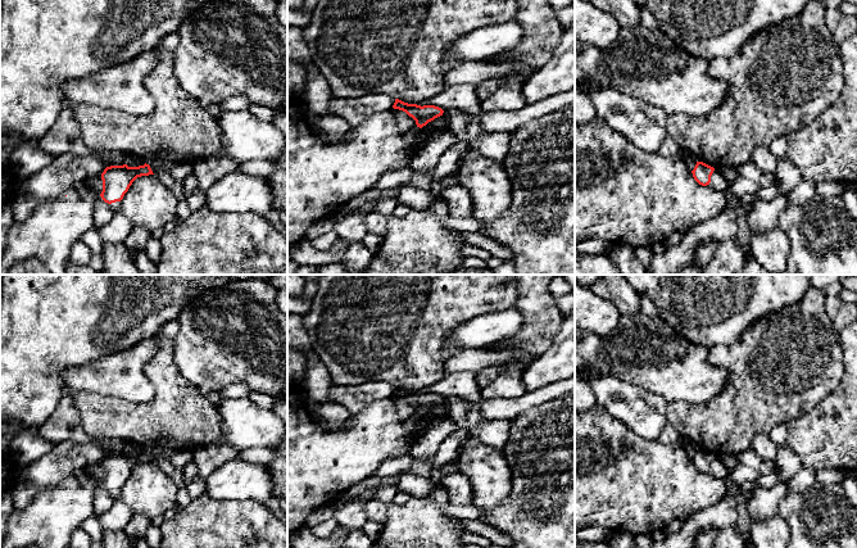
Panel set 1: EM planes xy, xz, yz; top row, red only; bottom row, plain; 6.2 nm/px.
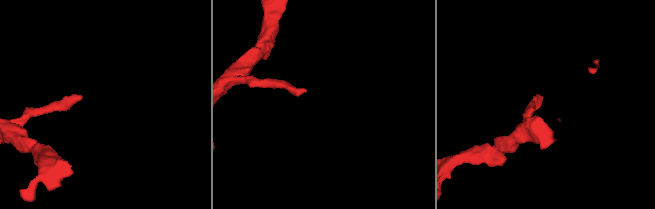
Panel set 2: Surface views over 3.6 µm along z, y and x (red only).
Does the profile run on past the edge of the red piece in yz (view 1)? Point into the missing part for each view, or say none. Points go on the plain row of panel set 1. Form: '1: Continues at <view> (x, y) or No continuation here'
1: No continuation here

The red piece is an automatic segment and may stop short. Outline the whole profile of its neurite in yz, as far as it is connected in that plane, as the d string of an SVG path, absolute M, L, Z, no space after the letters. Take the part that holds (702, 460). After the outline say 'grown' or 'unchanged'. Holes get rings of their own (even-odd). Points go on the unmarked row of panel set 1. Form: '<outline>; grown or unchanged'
M697 449L694 457L692 458L694 467L702 472L707 474L711 470L711 463L713 461L715 456L703 450L703 449Z; unchanged

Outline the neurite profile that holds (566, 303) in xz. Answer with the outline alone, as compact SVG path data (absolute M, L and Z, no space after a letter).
M572 291L567 295L556 298L556 302L563 314L568 314L575 311L575 293Z

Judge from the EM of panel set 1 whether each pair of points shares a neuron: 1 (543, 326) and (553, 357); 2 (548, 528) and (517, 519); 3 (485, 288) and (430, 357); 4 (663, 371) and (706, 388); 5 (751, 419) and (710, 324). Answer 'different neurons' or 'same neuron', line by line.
1: different neurons
2: same neuron
3: same neuron
4: same neuron
5: different neurons

